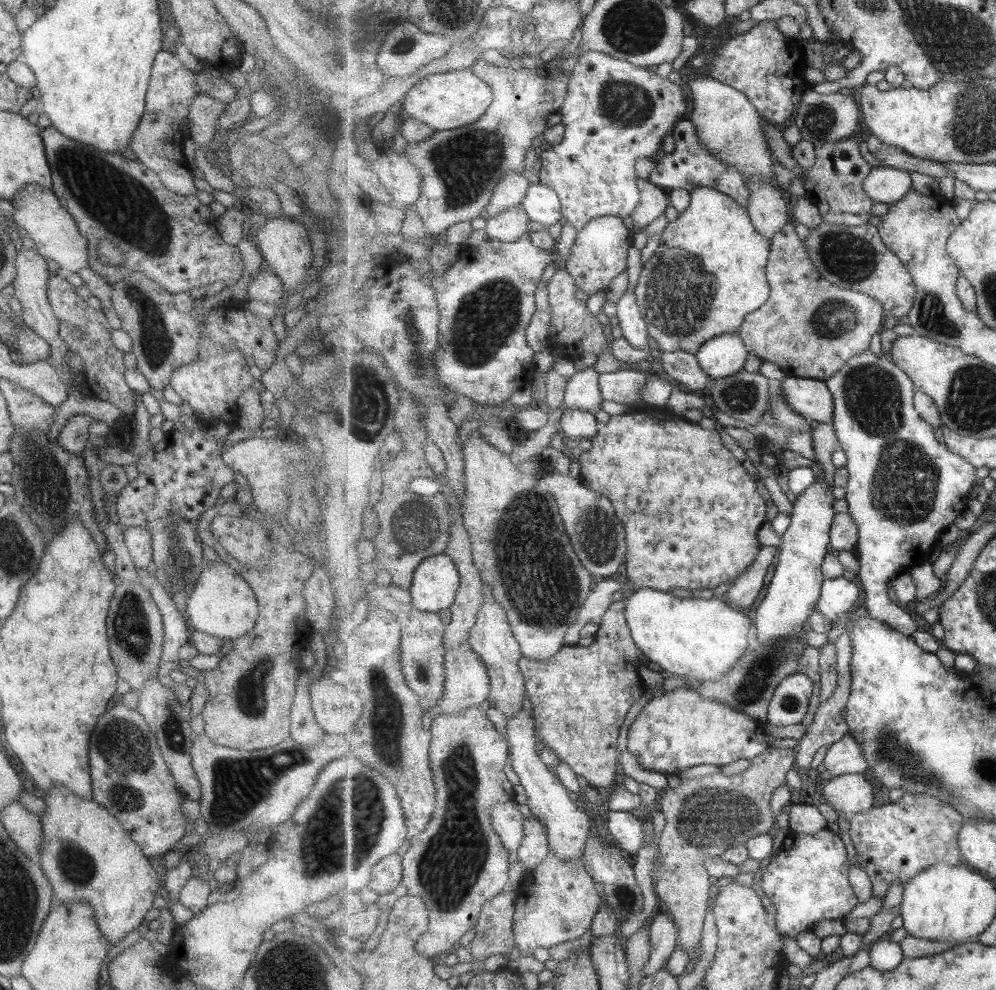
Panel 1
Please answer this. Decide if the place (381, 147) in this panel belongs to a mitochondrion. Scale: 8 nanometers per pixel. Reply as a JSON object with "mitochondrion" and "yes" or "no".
{"mitochondrion":"no"}

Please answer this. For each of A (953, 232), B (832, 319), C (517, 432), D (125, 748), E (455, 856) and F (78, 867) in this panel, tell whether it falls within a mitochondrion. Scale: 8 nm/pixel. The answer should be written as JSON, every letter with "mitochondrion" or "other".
{"A":"other","B":"mitochondrion","C":"other","D":"mitochondrion","E":"mitochondrion","F":"mitochondrion"}

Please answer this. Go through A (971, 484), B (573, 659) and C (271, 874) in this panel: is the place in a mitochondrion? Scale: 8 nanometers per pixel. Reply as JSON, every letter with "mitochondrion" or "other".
{"A":"other","B":"other","C":"other"}

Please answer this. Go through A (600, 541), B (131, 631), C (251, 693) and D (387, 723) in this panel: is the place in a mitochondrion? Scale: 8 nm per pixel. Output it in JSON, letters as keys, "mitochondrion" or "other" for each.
{"A":"mitochondrion","B":"mitochondrion","C":"mitochondrion","D":"mitochondrion"}

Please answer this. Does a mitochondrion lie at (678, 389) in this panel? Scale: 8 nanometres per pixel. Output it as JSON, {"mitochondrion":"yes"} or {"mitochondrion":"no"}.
{"mitochondrion":"no"}

